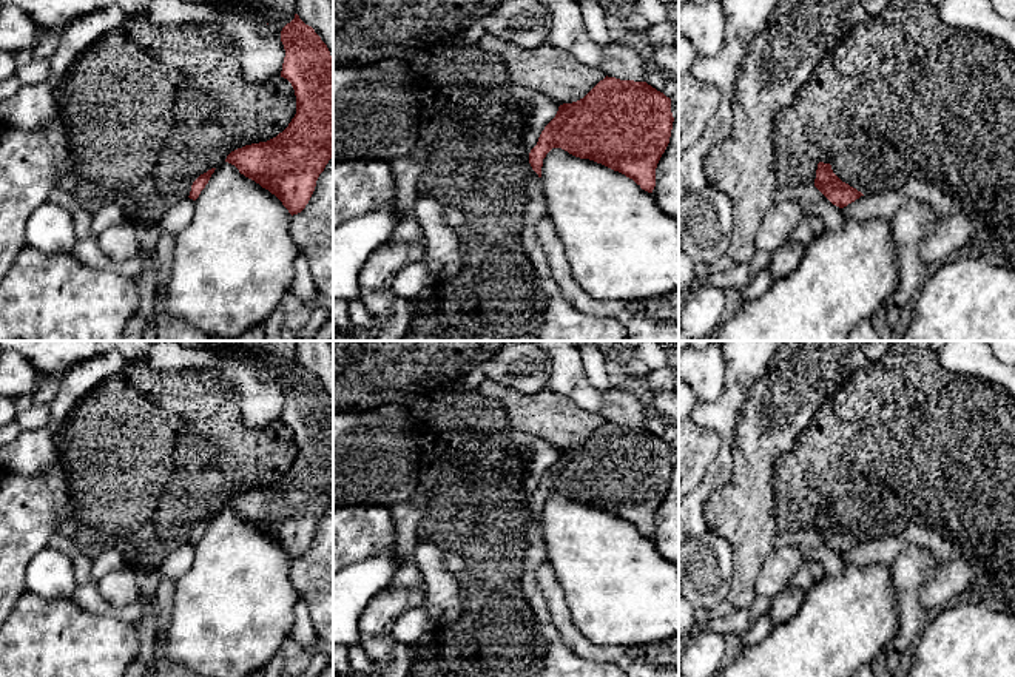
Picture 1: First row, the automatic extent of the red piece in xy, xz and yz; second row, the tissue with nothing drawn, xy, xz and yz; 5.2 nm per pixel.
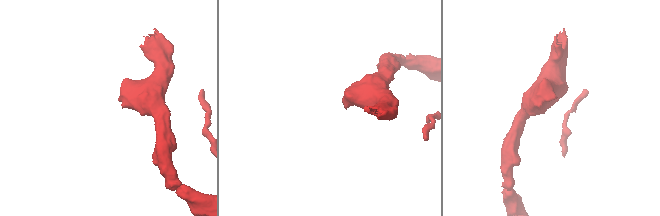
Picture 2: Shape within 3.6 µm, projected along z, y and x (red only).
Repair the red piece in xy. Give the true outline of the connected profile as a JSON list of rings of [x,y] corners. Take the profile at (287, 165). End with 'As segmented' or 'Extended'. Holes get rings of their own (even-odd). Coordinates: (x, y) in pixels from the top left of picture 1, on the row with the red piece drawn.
[[[298,14],[282,28],[281,42],[285,49],[281,77],[287,79],[295,89],[296,114],[288,126],[276,137],[238,148],[227,156],[225,162],[234,165],[241,174],[275,194],[293,216],[305,208],[315,191],[319,174],[333,157],[333,59],[327,45]]]. As segmented

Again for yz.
[[[819,162],[814,187],[836,207],[844,208],[864,196],[856,188],[842,182],[831,170],[830,163]]]. As segmented

